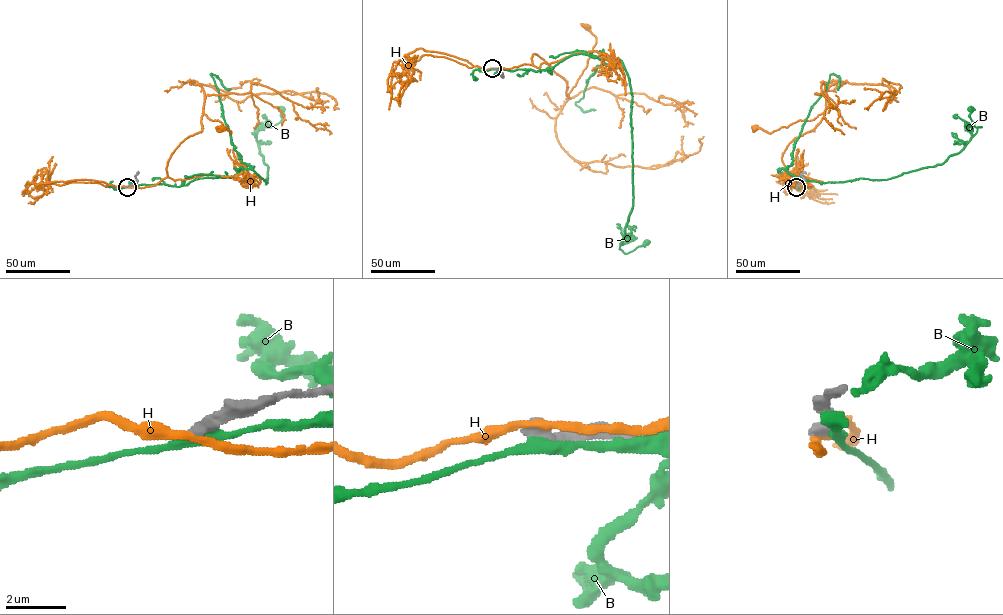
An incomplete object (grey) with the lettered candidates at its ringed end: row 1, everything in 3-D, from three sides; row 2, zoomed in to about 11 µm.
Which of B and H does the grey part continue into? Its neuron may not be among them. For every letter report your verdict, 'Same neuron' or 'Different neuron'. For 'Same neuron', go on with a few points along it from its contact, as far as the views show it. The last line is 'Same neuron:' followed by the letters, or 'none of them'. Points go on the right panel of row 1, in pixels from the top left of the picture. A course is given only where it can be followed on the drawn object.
B: Different neuron
H: Different neuron
Same neuron: none of them

